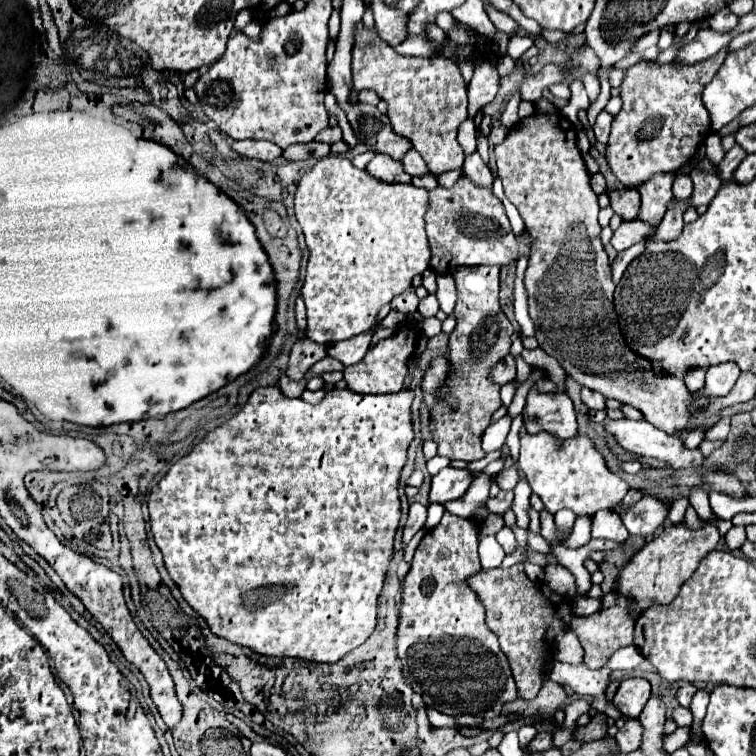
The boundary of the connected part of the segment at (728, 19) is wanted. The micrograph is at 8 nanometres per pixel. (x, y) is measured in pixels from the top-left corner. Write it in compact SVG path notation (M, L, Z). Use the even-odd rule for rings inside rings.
M723 8L713 18L709 18L709 26L721 34L731 34L733 28L737 26L737 22L739 22L739 18L729 8Z

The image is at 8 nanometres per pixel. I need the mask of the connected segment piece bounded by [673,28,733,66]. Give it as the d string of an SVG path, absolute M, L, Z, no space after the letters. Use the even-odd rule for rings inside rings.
M703 28L699 30L697 38L687 44L685 48L681 48L675 56L675 64L683 66L683 64L697 64L709 56L713 56L717 50L721 50L725 44L731 42L733 36L721 36L721 34L715 34L711 28Z

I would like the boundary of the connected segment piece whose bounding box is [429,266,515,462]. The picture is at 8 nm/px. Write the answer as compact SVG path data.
M489 266L459 268L455 274L459 300L455 306L457 326L449 336L449 372L441 394L431 406L429 414L435 424L433 440L437 442L437 456L449 460L473 462L485 456L481 436L491 422L495 410L503 406L499 386L491 380L491 368L501 362L511 348L511 334L515 328L499 306L499 270Z

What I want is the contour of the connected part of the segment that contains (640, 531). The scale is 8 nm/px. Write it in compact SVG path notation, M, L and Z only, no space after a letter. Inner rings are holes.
M643 498L629 508L623 508L623 504L617 504L611 510L621 516L629 534L651 538L665 524L669 506L655 498Z

